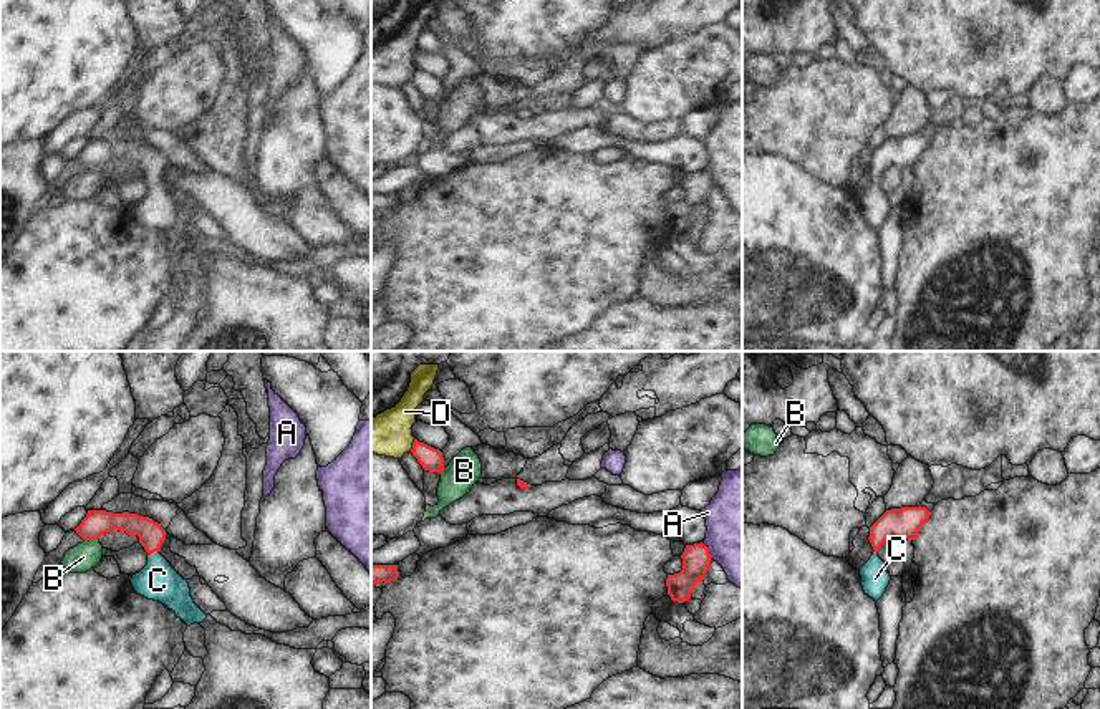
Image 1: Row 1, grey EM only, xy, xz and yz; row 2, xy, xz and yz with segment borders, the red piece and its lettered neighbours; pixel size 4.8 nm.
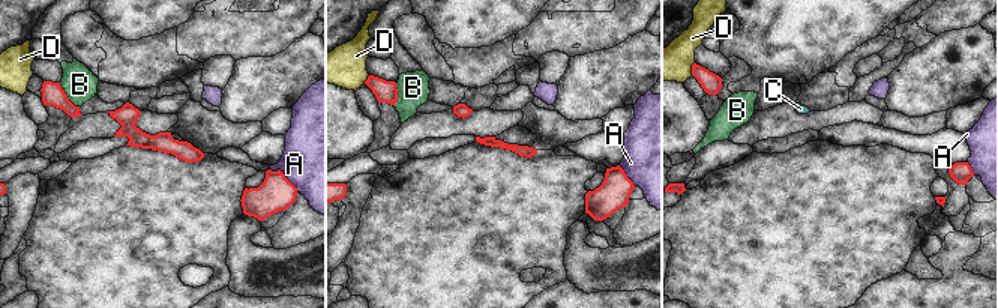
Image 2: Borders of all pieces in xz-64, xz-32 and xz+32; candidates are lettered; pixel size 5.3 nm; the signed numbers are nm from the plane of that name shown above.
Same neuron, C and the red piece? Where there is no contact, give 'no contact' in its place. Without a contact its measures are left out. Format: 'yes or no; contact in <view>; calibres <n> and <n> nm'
yes; contact in xy; calibres 130 and 190 nm

